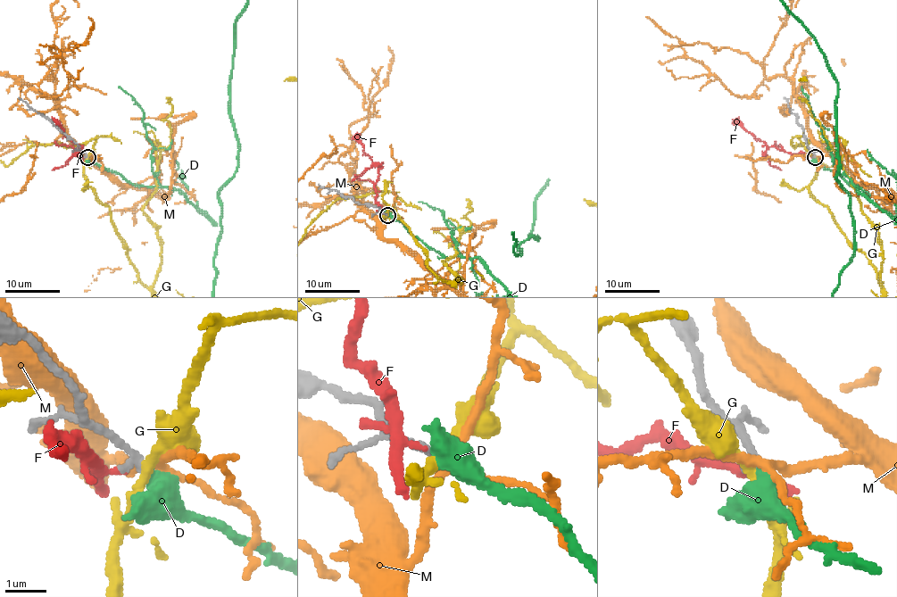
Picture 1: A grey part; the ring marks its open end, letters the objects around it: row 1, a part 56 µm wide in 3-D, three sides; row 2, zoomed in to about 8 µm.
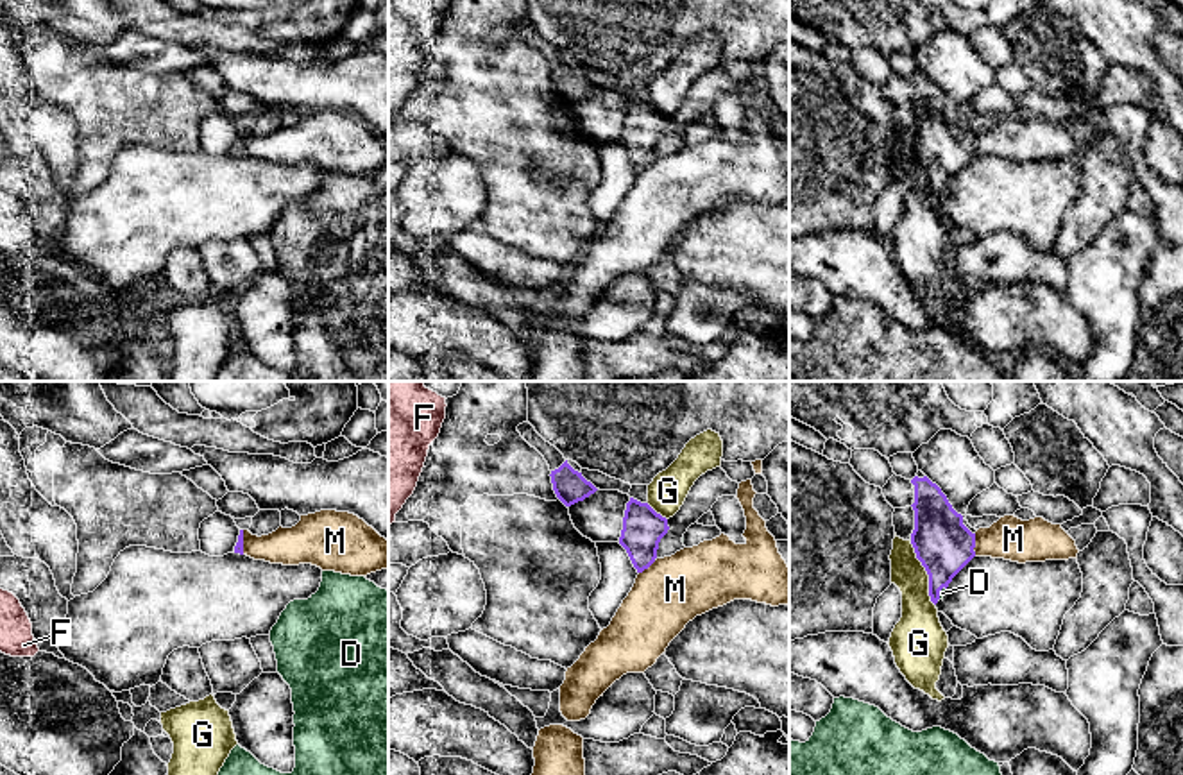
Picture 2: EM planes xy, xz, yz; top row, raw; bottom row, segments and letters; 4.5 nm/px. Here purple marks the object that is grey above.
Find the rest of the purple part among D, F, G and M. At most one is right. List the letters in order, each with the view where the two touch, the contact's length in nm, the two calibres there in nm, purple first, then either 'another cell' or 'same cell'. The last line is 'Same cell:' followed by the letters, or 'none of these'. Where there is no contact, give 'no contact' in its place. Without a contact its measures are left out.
D: yz | 80 nm | 260/30 nm | same cell
F: no contact | another cell
G: yz | 320 nm | 260/190 nm | another cell
M: yz | 100 nm | 260/190 nm | another cell
Same cell: D

